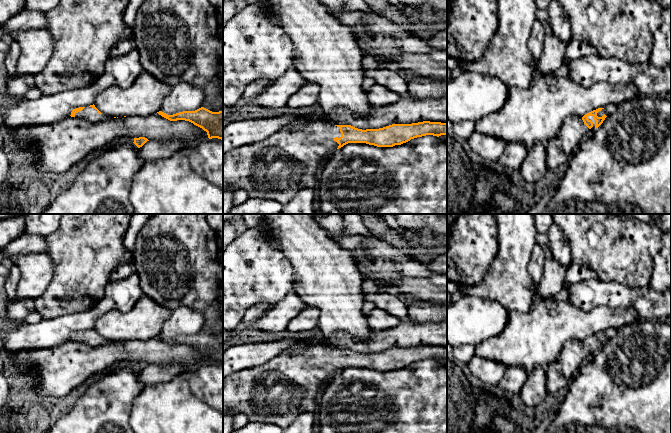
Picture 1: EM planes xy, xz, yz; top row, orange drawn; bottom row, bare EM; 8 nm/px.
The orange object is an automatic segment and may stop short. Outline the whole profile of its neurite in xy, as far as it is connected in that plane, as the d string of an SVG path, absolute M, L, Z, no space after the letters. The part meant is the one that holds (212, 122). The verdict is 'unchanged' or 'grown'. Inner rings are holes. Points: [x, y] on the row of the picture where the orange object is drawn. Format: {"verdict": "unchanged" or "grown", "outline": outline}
{"verdict": "unchanged", "outline": "M201 107L195 111L183 111L173 115L168 115L162 111L157 113L170 121L189 121L206 131L209 139L223 140L223 111L212 112Z"}

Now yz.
{"verdict": "grown", "outline": "M598 108L582 117L584 124L592 130L598 128L608 115L609 108Z"}

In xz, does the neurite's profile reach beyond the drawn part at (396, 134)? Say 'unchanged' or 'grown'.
grown

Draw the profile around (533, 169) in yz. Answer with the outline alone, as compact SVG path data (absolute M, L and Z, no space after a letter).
M540 142L534 143L528 149L528 153L519 170L526 184L541 186L548 171L545 144Z

